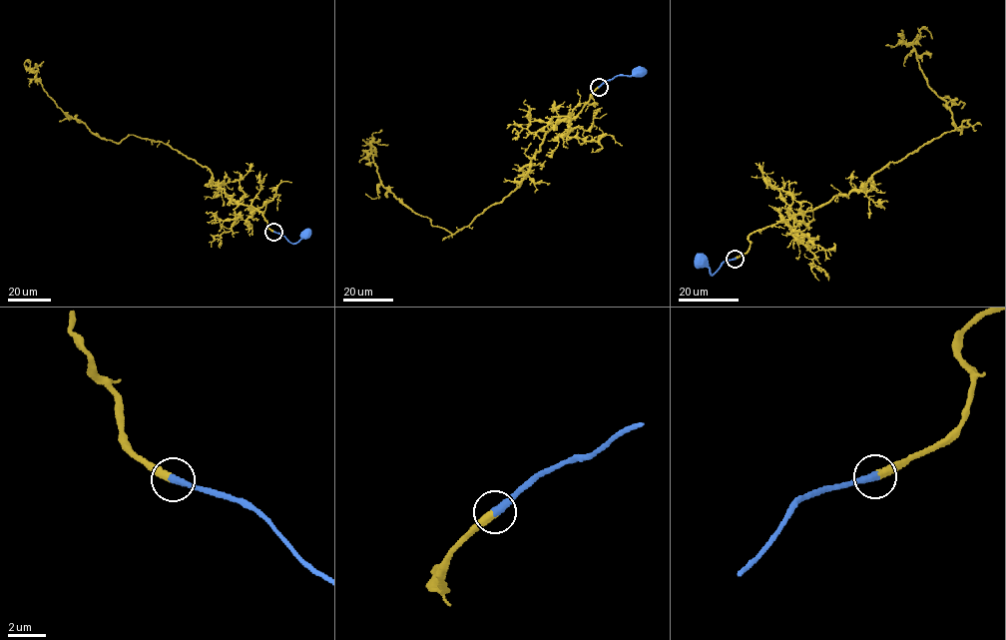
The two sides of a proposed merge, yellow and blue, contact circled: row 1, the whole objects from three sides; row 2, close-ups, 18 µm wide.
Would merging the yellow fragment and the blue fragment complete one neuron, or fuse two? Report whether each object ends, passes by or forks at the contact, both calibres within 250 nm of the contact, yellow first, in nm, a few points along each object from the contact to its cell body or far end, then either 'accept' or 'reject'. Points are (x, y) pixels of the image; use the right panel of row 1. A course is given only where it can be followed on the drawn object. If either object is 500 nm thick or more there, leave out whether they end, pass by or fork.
yellow ends there; blue ends there; 340 nm thick on the yellow side, 380 nm on the other; yellow runs (735, 259), (756, 231), (860, 191), (890, 163), (968, 126), (957, 129), (909, 44), (922, 28), (932, 38); blue runs (735, 259), (722, 263), (713, 275), (699, 261); accept

